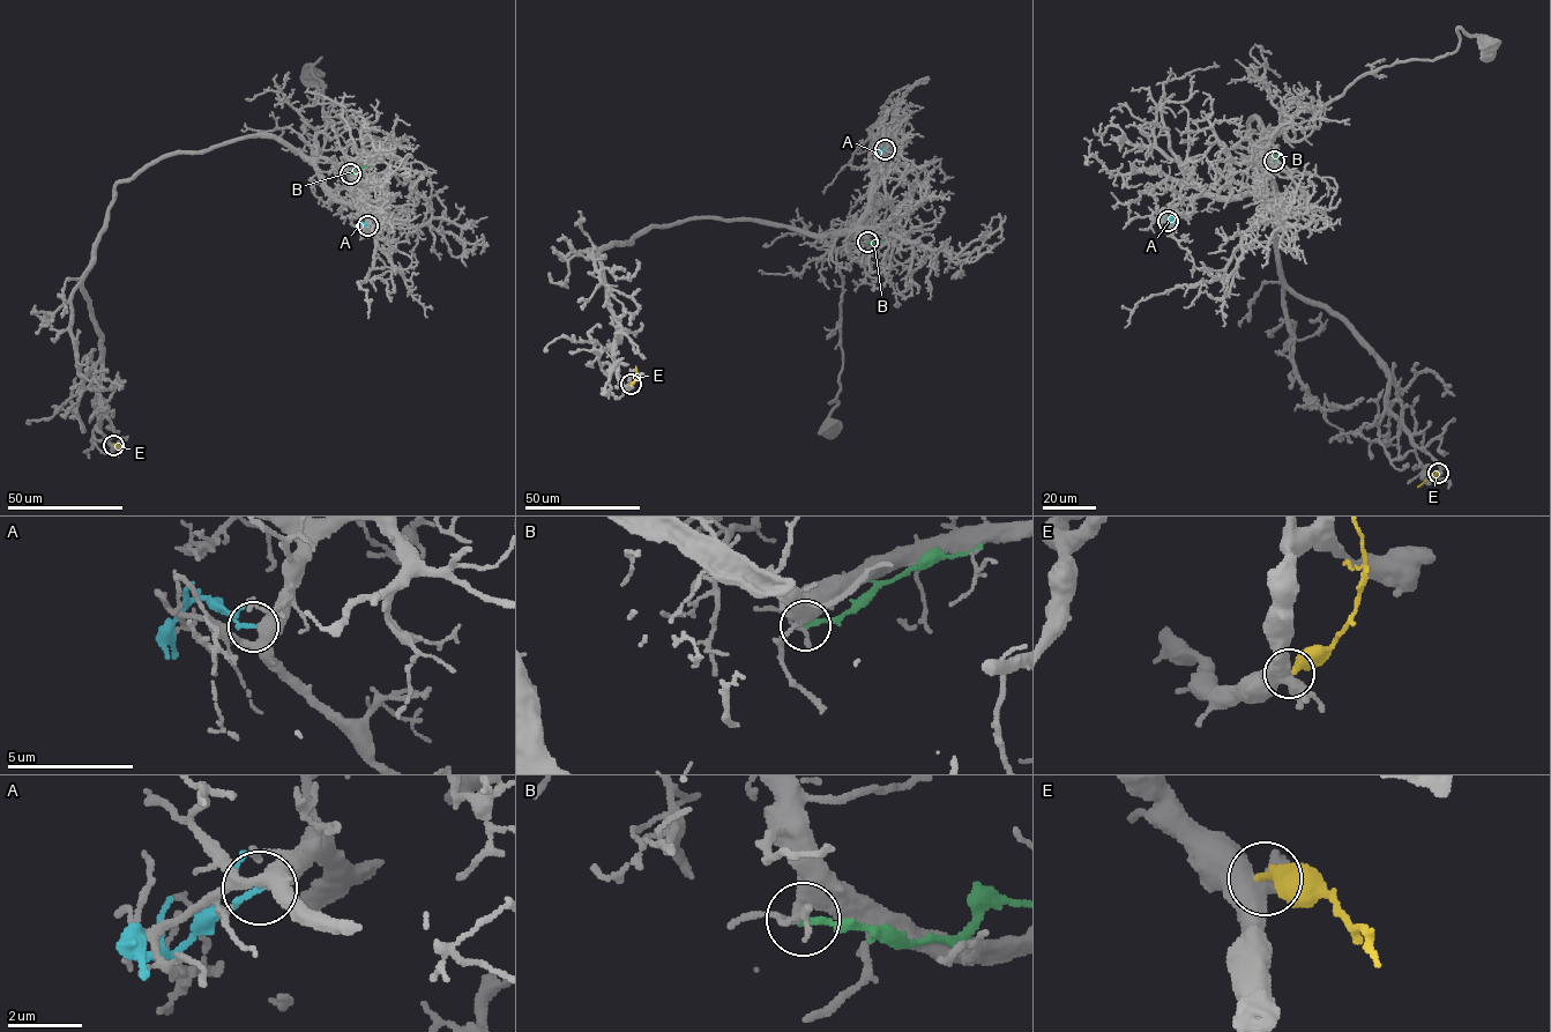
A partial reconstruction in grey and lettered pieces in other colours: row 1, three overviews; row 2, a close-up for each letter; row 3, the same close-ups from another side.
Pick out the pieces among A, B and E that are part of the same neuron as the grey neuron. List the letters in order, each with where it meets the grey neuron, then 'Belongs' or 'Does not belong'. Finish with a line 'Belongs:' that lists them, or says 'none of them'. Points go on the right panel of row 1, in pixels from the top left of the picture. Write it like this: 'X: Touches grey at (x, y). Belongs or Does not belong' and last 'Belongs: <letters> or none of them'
A: Touches grey at (1168, 221). Belongs
B: Touches grey at (1274, 161). Does not belong
E: Touches grey at (1438, 473). Does not belong
Belongs: A

